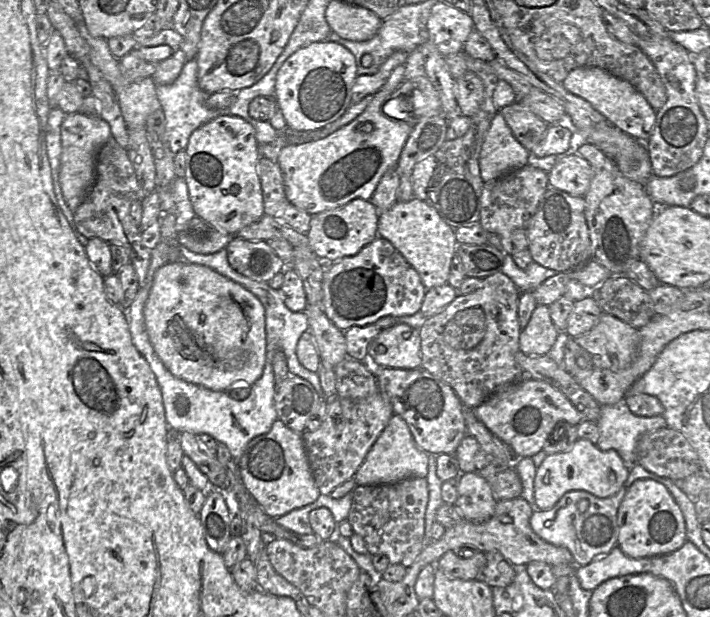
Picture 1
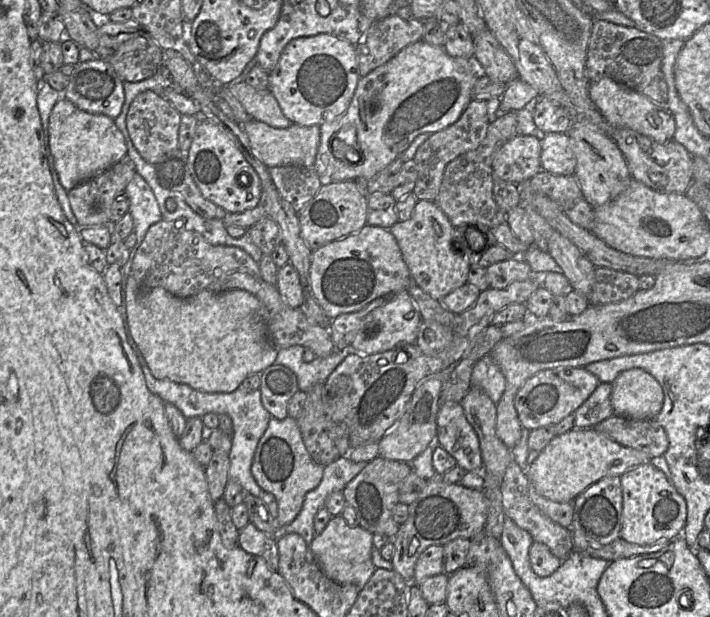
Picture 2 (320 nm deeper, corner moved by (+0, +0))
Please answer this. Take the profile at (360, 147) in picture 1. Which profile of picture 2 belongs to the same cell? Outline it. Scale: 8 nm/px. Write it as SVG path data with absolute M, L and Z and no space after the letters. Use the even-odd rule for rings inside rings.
M422 39L403 48L368 75L360 77L347 110L319 126L320 142L313 167L321 184L369 179L399 157L418 135L435 133L455 123L472 101L471 93L479 73L474 58L451 57L443 46L431 45ZM345 125L354 125L356 128L361 157L358 163L349 162L347 157L347 161L342 161L332 154L331 142Z

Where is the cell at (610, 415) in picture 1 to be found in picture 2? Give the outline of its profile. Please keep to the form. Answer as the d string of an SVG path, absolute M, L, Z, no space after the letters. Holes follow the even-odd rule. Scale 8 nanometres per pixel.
M600 382L589 398L573 413L575 428L593 428L596 424L613 416L611 393L611 383Z

